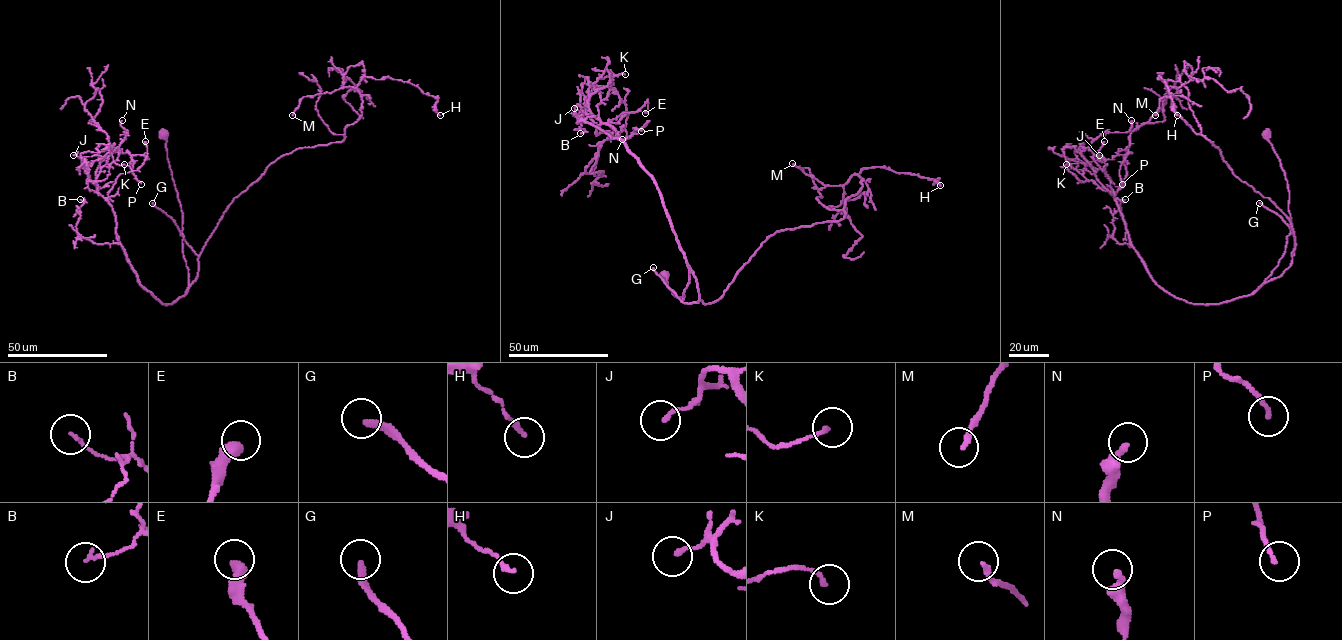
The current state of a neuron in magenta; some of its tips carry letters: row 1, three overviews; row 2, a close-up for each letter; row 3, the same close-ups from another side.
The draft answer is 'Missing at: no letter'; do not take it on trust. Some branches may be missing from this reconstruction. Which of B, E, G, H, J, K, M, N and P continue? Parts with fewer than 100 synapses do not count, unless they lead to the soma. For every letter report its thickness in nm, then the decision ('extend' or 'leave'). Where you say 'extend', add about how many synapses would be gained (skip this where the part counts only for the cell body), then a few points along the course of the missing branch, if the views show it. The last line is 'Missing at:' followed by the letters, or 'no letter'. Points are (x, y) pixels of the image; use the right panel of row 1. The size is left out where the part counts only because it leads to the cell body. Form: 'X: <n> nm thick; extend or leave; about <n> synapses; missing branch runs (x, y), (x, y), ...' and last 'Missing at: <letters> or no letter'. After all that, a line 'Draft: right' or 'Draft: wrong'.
B: 120 nm thick; leave
E: 440 nm thick; leave
G: 240 nm thick; extend; about 160 synapses; missing branch runs (1259, 203), (1233, 187), (1219, 167), (1217, 150), (1201, 148), (1192, 132), (1175, 122), (1154, 88), (1166, 99)
H: 190 nm thick; leave
J: 160 nm thick; leave
K: 160 nm thick; leave
M: 200 nm thick; leave
N: 340 nm thick; leave
P: 150 nm thick; leave
Missing at: G
Draft: wrong

